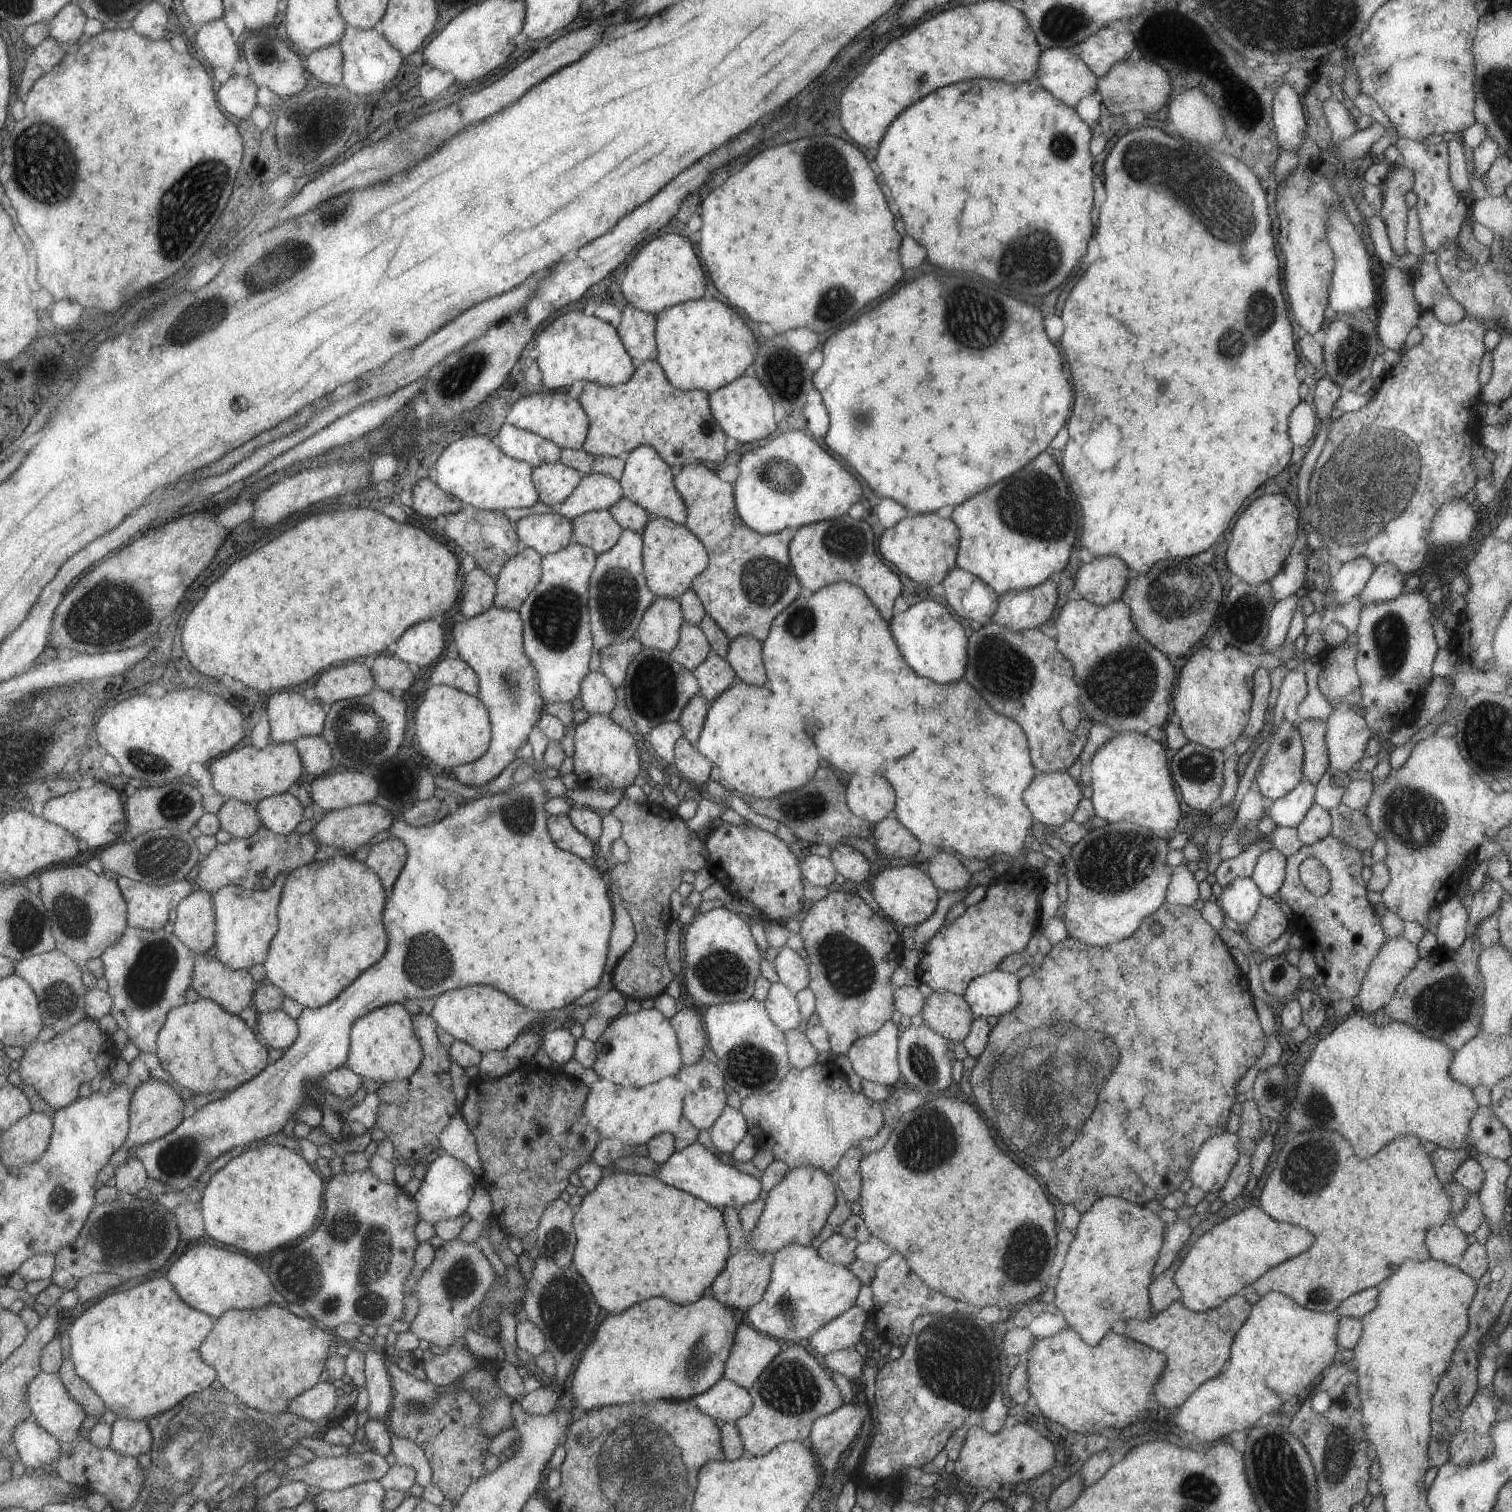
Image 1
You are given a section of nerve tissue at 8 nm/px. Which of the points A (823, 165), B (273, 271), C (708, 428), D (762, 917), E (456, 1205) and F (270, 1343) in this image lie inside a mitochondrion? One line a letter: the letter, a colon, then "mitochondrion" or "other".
A: mitochondrion
B: mitochondrion
C: other
D: other
E: other
F: other

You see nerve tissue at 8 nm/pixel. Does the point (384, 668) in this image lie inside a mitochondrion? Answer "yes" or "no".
no

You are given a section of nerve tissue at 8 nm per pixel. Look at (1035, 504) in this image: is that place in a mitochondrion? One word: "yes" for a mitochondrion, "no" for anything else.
yes

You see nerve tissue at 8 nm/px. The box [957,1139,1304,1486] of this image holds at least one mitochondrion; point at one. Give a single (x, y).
(1029, 1251)

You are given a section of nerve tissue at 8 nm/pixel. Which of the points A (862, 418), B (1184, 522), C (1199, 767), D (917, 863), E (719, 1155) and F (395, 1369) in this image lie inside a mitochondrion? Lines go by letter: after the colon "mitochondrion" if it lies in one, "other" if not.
A: mitochondrion
B: other
C: mitochondrion
D: other
E: other
F: other

